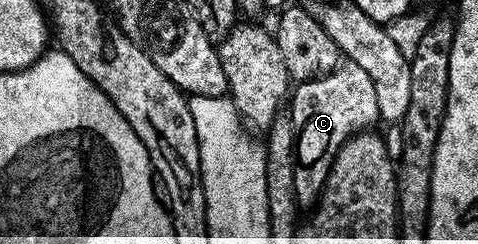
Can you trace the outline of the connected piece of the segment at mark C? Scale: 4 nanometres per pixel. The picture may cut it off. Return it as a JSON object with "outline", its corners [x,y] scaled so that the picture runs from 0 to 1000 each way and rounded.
{"outline":[[[720,250],[690,303],[626,344],[609,377],[607,439],[609,422],[611,508],[619,516],[615,791],[621,836],[653,840],[667,820],[711,598],[738,553],[772,533],[778,500],[795,488],[791,398],[782,398],[782,332],[774,332],[766,283]]]}

